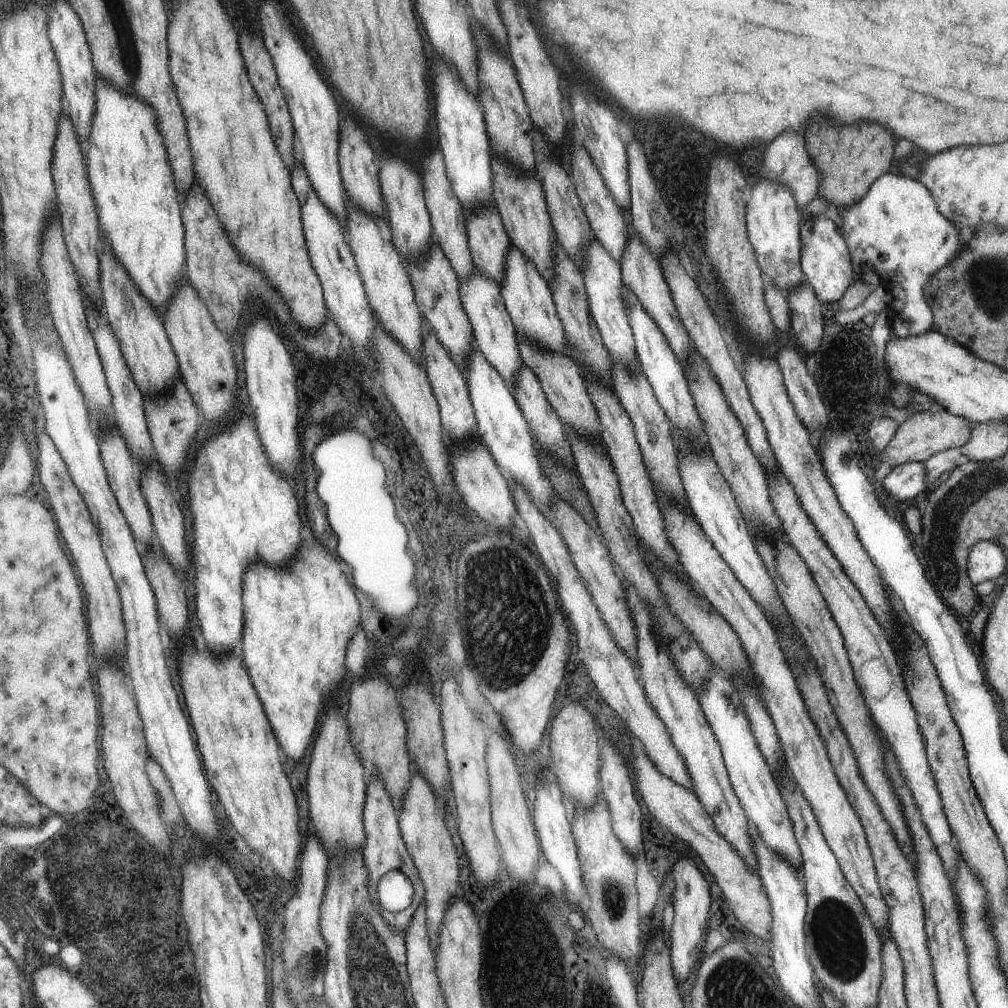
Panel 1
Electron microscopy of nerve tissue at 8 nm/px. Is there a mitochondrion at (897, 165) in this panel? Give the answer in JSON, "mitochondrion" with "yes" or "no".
{"mitochondrion":"no"}

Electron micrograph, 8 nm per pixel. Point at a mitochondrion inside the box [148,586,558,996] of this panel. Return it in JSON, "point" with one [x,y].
{"point":[311,969]}

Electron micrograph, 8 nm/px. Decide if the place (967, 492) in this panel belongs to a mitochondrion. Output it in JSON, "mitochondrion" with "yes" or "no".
{"mitochondrion":"yes"}

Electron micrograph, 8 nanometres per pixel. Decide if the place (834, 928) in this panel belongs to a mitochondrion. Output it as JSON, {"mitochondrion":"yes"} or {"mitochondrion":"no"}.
{"mitochondrion":"yes"}

